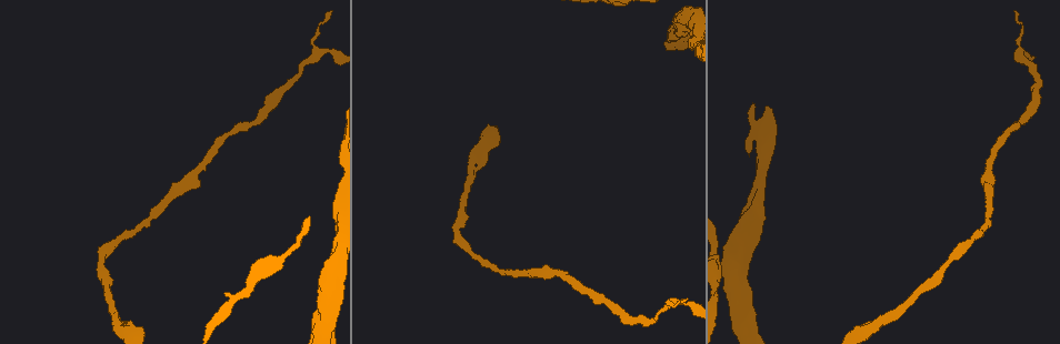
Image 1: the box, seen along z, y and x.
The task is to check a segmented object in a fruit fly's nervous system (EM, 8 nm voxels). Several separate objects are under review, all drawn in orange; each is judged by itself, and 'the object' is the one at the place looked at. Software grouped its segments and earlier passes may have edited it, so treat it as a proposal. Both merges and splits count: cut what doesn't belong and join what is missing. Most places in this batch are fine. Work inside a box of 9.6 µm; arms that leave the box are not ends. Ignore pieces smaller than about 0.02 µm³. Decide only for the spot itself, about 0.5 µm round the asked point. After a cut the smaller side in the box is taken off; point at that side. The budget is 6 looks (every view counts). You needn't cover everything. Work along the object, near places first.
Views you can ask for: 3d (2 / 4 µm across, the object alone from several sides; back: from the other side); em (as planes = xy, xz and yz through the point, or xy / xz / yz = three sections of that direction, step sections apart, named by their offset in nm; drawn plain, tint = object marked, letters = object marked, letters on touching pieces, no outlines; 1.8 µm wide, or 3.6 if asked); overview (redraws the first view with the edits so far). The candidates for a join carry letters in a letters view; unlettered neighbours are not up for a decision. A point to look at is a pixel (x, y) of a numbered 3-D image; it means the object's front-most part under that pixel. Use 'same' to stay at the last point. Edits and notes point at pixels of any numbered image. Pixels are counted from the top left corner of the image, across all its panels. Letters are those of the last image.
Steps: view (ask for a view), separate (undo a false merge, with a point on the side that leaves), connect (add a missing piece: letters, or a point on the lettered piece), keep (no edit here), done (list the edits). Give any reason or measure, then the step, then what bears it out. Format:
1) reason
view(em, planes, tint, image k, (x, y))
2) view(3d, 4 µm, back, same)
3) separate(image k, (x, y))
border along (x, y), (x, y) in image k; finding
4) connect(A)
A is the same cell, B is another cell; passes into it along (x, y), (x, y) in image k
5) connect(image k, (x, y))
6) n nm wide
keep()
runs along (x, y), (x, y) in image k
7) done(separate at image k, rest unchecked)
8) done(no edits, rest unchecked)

an open end
view(em, xz, step 8, tint, image 1, (1016, 11))

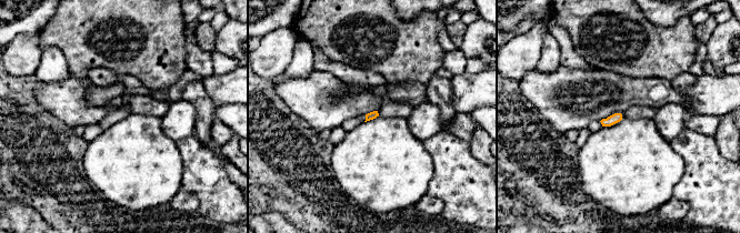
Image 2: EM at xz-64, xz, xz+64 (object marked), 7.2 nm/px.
view(em, xy, step 8, letters, same)

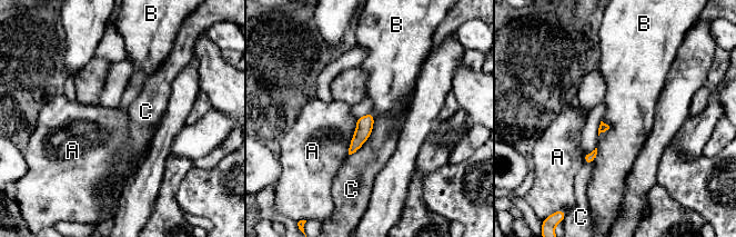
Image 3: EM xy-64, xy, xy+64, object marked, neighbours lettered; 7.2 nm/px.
keep()
A, B and C are other cells; border along (602, 120), (608, 128), (598, 136) in image 3; none of them fits

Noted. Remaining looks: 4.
narrows sharply
view(em, 3.6 µm, planes, tint, image 1, (100, 262))

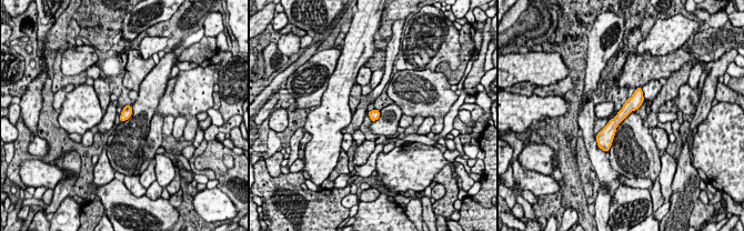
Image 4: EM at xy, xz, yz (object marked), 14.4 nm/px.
view(em, 3.6 µm, planes, letters, same)

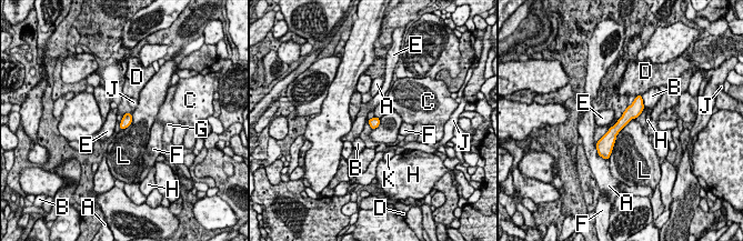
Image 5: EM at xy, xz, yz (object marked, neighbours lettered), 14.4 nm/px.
160 nm wide
keep()
A, B, C, D, E, F, G, H, J, K and L are other cells; runs along (639, 98), (636, 107), (602, 148) in image 5; continuous, no second neuron

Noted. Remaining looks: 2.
thick turns thin
view(3d, 2 µm, image 1, (473, 159))

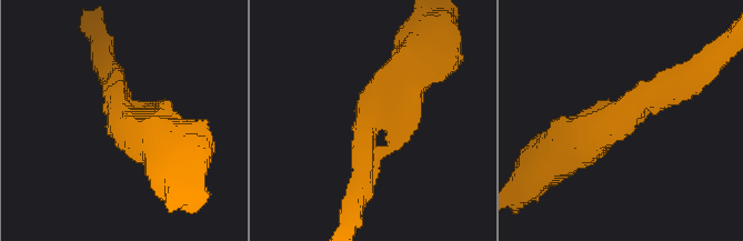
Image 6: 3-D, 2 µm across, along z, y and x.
arms of 200, 400 nm; need the tissue
view(em, yz, step 8, letters, image 6, (620, 115))

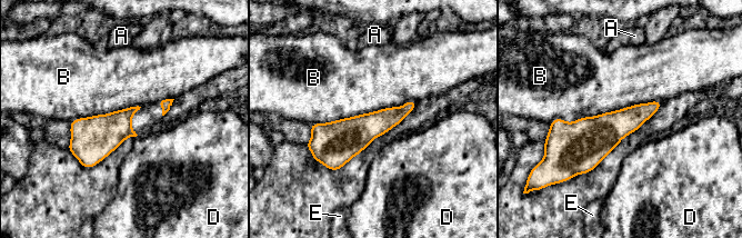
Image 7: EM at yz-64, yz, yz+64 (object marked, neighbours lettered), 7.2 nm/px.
keep()
A, B, D and E are other cells; border along (659, 99), (550, 122) in image 7; continuous, no second neuron

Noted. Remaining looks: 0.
done(no edits, rest unchecked)

